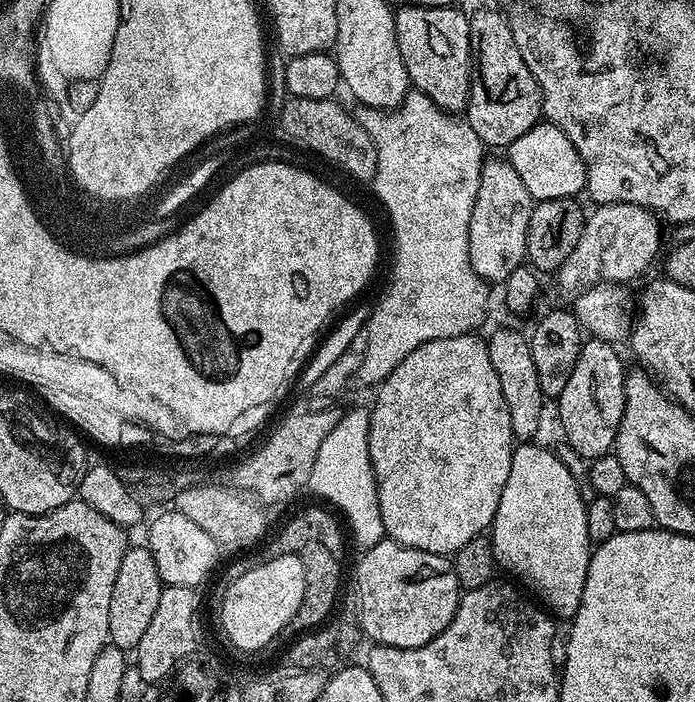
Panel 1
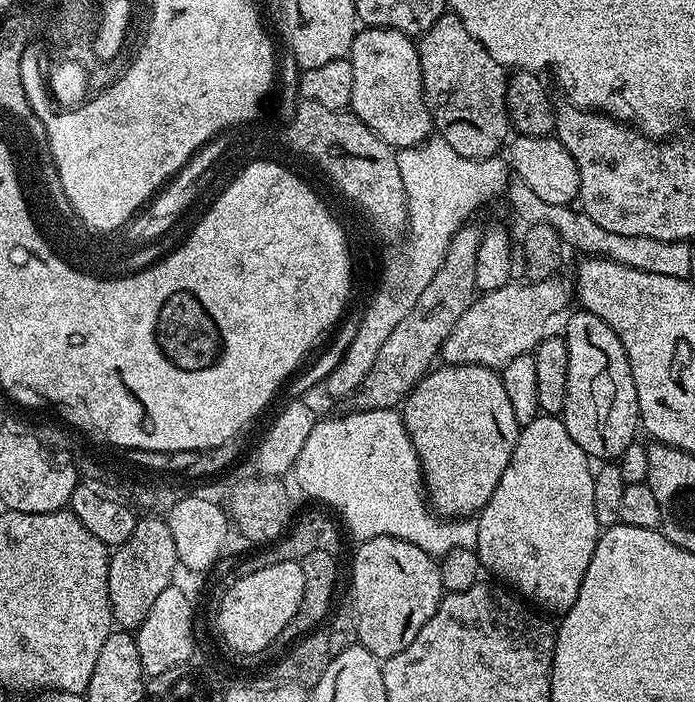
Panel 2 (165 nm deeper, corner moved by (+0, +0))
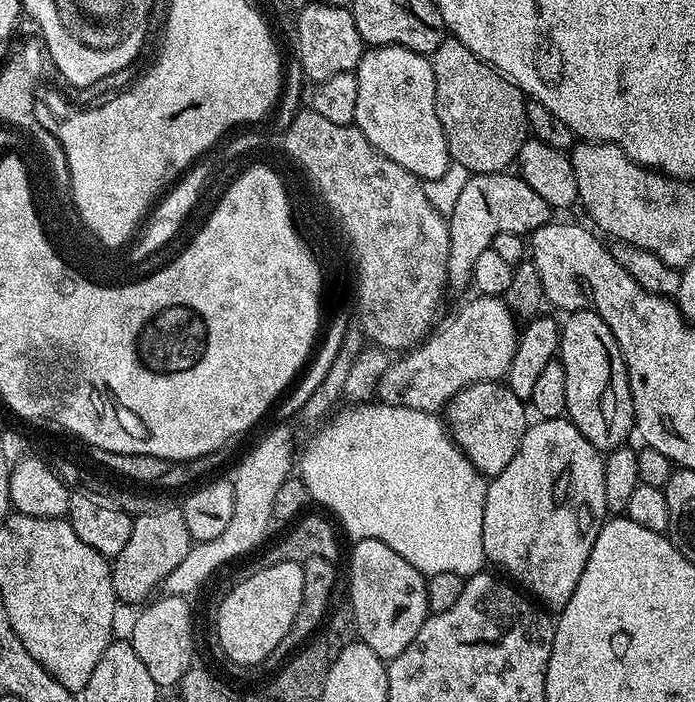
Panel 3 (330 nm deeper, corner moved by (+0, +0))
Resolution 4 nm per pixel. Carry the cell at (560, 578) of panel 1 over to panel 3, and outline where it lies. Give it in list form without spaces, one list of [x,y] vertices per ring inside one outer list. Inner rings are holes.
[[[540,418],[529,423],[522,434],[518,454],[514,454],[506,470],[491,477],[488,484],[482,514],[484,559],[489,565],[497,564],[501,573],[509,572],[513,576],[511,579],[521,589],[527,590],[549,609],[559,610],[570,602],[570,594],[574,594],[574,586],[578,586],[578,578],[582,578],[582,570],[586,570],[586,558],[590,558],[590,550],[594,550],[594,542],[609,515],[603,477],[604,462],[605,457],[600,449],[595,448],[571,420]]]

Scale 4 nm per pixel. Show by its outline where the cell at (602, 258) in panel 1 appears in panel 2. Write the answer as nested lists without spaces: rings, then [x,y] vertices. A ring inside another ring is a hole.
[[[560,278],[510,282],[502,290],[477,295],[450,330],[450,338],[440,347],[439,359],[444,364],[477,364],[502,370],[514,358],[529,355],[544,339],[552,315],[567,306],[568,296],[570,300],[569,285],[567,288]]]

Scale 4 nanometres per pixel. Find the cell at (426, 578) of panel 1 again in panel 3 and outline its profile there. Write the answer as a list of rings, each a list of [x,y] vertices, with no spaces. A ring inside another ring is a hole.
[[[358,540],[351,546],[353,548],[350,603],[357,622],[359,639],[366,646],[370,646],[370,650],[374,650],[374,654],[378,654],[385,662],[393,660],[398,654],[402,654],[402,650],[406,650],[406,646],[410,646],[410,642],[414,642],[414,634],[418,634],[418,630],[422,630],[422,622],[427,620],[430,615],[424,585],[426,577],[423,572],[410,566],[410,562],[406,562],[406,558],[402,558],[402,554],[390,550],[390,546],[386,546],[386,542]]]

